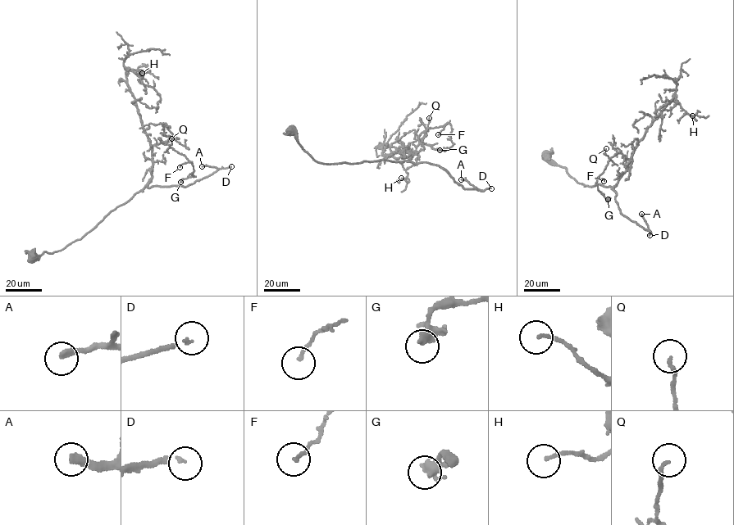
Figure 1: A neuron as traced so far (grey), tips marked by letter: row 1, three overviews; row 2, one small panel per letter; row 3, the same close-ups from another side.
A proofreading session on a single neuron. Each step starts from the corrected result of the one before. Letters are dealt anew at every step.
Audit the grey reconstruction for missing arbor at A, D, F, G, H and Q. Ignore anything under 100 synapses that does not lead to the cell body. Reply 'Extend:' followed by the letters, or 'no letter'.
Extend: A, D

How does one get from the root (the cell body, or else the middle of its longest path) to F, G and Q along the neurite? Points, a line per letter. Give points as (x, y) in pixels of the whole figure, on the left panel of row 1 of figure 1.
F: (33, 257), (79, 240), (142, 190), (152, 177), (152, 145), (161, 141), (184, 155), (189, 162), (180, 167)
G: (33, 257), (79, 240), (140, 192), (152, 177), (152, 145), (161, 140), (193, 165), (194, 176), (180, 182)
Q: (33, 257), (79, 240), (140, 192), (152, 177), (152, 145), (161, 140), (170, 147), (171, 138)

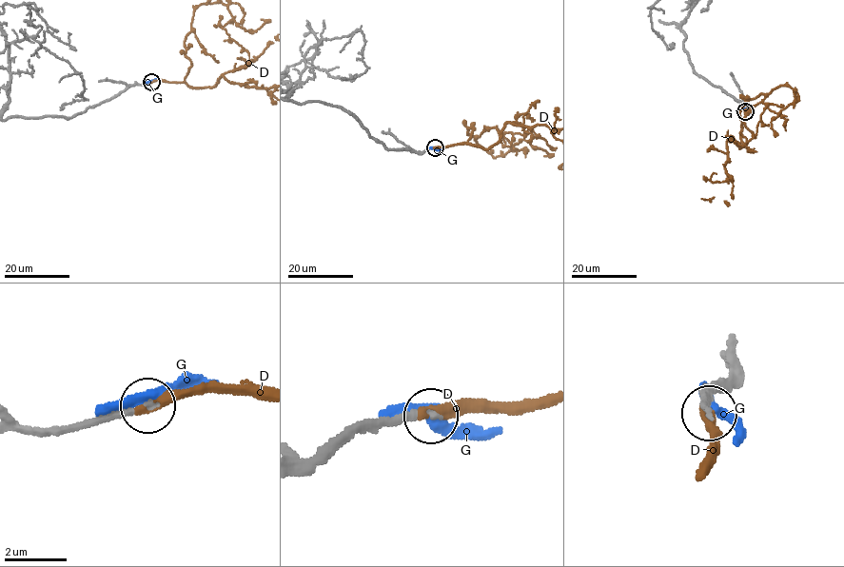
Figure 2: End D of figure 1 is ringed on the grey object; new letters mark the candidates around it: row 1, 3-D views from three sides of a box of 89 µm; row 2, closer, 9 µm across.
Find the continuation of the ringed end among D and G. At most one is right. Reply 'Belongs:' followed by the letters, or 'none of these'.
Belongs: D

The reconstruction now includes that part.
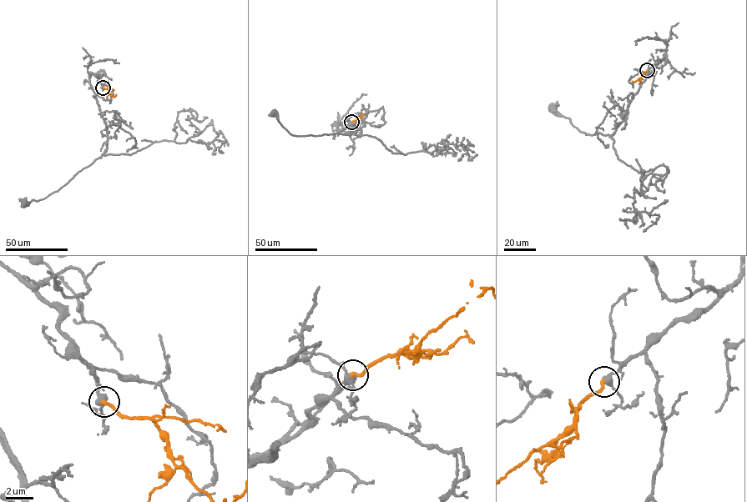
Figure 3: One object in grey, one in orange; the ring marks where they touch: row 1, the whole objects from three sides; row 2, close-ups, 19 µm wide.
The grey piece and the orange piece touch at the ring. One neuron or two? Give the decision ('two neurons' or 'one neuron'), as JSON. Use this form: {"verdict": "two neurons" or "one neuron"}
{"verdict": "one neuron"}

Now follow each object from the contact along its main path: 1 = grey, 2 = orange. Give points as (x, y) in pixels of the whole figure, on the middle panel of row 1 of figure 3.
1: (351, 122), (338, 132), (346, 128), (354, 128), (356, 131), (354, 134), (299, 136), (288, 132), (275, 113)
2: (351, 122), (365, 114)

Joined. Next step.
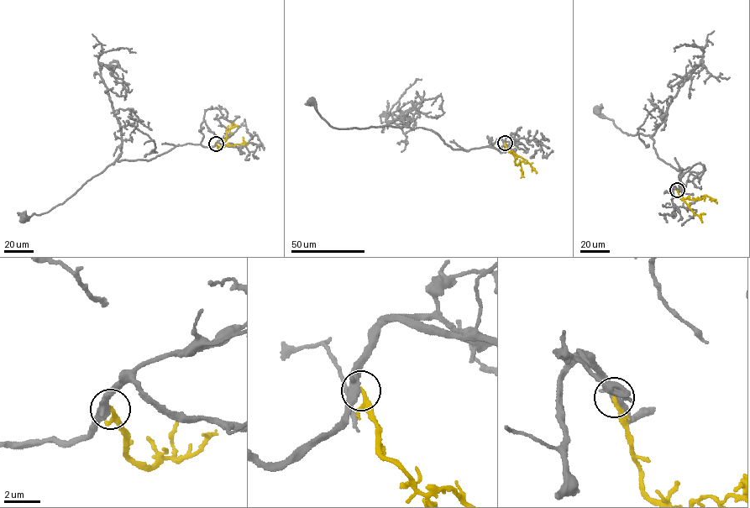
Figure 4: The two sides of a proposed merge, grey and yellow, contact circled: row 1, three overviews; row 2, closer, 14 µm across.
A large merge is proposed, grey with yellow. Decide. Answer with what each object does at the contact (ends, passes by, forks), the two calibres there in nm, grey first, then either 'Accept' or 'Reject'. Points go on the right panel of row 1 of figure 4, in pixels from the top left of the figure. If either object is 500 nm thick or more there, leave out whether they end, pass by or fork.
At the ring grey passes by. At the ring yellow ends. Thickness 400 nm (grey) against 220 nm. Reject

